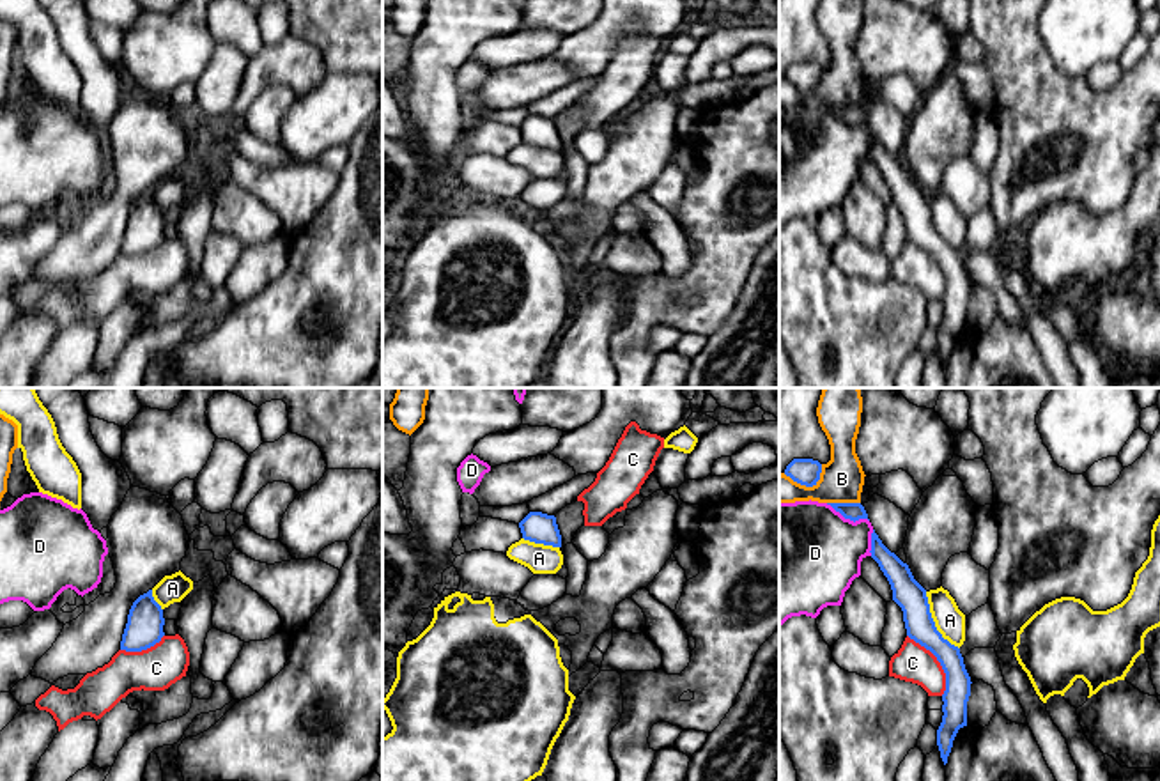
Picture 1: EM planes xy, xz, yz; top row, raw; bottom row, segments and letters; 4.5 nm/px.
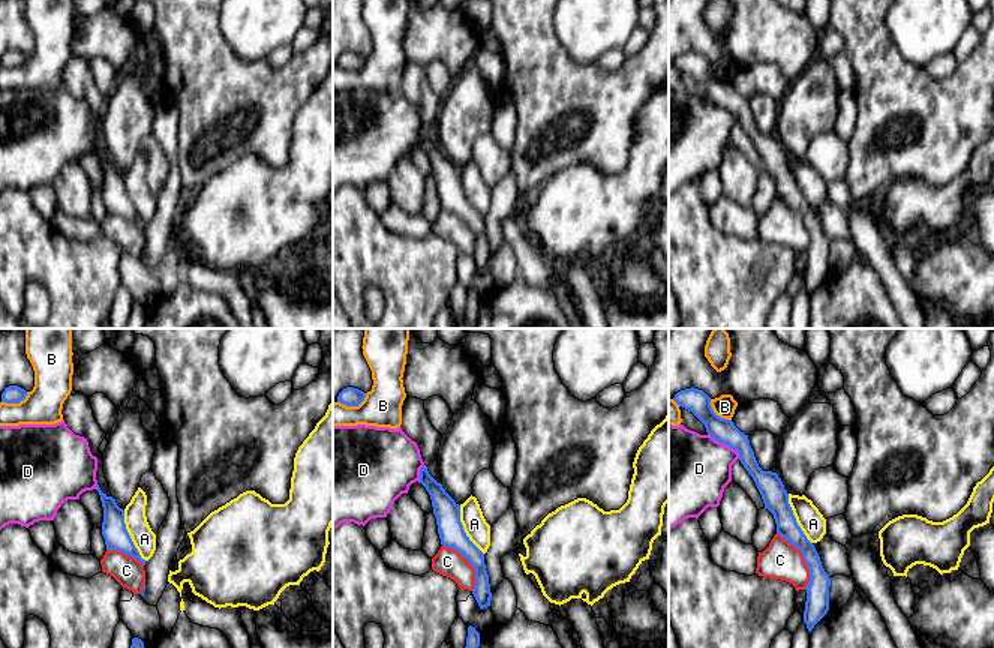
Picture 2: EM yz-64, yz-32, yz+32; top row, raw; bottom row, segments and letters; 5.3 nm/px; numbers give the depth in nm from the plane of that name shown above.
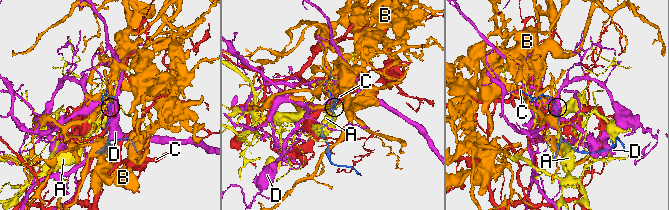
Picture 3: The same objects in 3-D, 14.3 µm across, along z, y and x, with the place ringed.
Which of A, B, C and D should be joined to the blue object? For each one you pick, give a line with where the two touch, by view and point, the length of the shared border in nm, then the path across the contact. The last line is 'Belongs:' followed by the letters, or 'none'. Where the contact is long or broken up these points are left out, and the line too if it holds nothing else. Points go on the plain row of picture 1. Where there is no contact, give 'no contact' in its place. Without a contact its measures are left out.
A: meets blue in yz at (934, 225); contact 300 nm long
Belongs: A

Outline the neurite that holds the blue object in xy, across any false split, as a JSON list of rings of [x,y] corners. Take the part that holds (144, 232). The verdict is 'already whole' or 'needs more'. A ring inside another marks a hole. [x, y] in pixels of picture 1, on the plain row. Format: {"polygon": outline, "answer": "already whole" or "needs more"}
{"polygon": [[[152,193],[140,198],[128,218],[120,253],[142,255],[161,244],[165,221],[161,209],[154,204]]], "answer": "already whole"}

